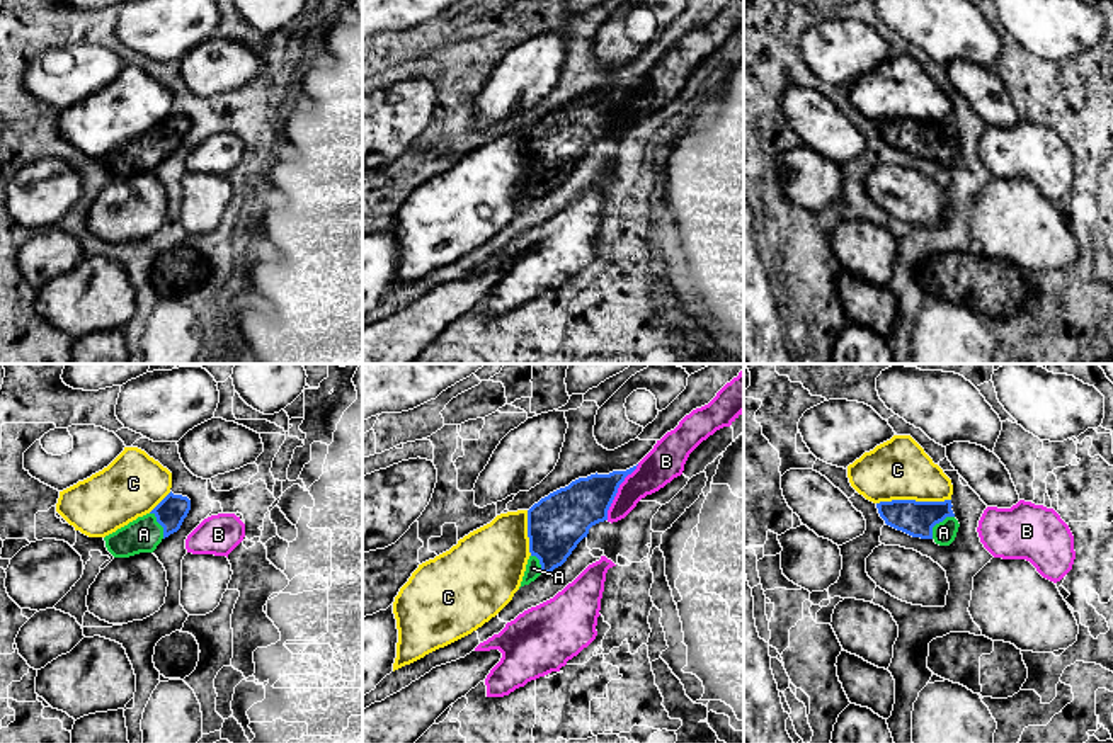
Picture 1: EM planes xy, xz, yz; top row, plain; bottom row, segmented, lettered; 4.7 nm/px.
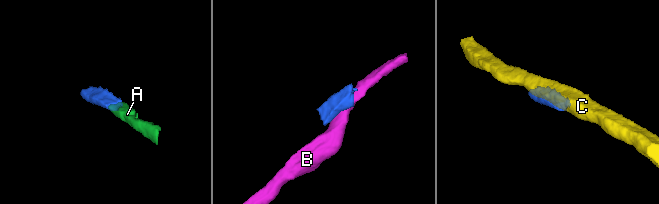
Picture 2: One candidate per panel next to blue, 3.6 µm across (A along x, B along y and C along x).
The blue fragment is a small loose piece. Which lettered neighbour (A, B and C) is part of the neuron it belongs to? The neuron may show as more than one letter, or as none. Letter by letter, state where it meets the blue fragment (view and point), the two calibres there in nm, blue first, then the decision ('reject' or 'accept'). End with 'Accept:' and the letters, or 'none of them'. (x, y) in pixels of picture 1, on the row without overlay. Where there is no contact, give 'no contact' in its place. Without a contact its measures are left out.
A: yz (938, 141) | 160/110 nm | accept
B: xz (616, 111) | 240/170 nm | reject
C: yz (913, 119) | 160/280 nm | reject
Accept: A

